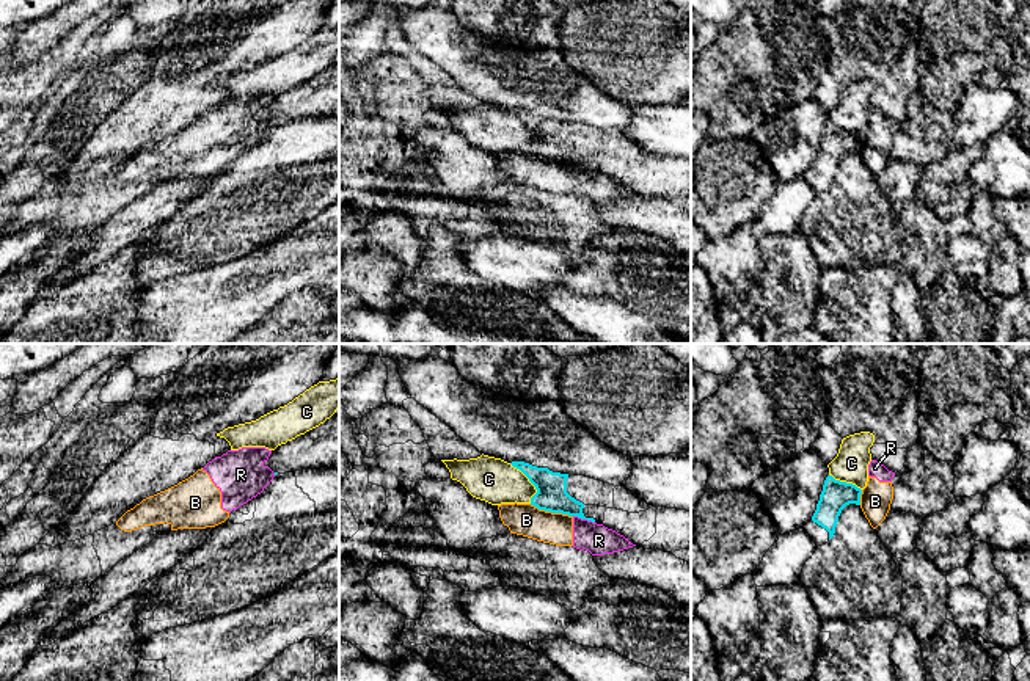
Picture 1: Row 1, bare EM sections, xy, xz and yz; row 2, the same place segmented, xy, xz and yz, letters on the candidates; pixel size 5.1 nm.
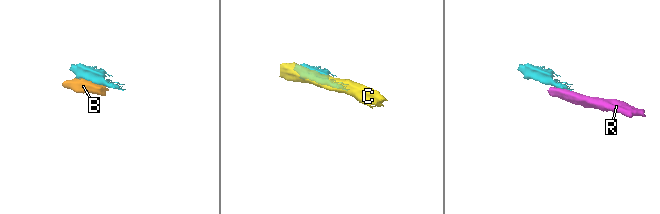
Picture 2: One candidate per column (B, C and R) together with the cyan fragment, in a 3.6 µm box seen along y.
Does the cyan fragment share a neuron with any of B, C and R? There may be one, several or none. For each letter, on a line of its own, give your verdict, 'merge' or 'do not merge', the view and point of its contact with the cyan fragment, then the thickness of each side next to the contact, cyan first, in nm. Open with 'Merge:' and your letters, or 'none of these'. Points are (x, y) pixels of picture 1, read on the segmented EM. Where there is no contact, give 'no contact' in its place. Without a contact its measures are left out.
Merge: none of these
B: do not merge; contact xz (551, 512); calibres 160 and 160 nm
C: do not merge; contact xz (529, 480); calibres 160 and 220 nm
R: do not merge; contact xz (584, 518); calibres 160 and 160 nm

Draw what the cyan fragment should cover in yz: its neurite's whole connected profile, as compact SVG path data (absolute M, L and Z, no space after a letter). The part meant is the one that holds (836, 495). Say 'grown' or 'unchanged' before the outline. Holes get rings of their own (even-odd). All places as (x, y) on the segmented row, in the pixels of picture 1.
grown; M826 477L816 510L802 527L816 546L826 544L834 537L838 516L846 505L860 505L860 494L862 490L856 485Z

